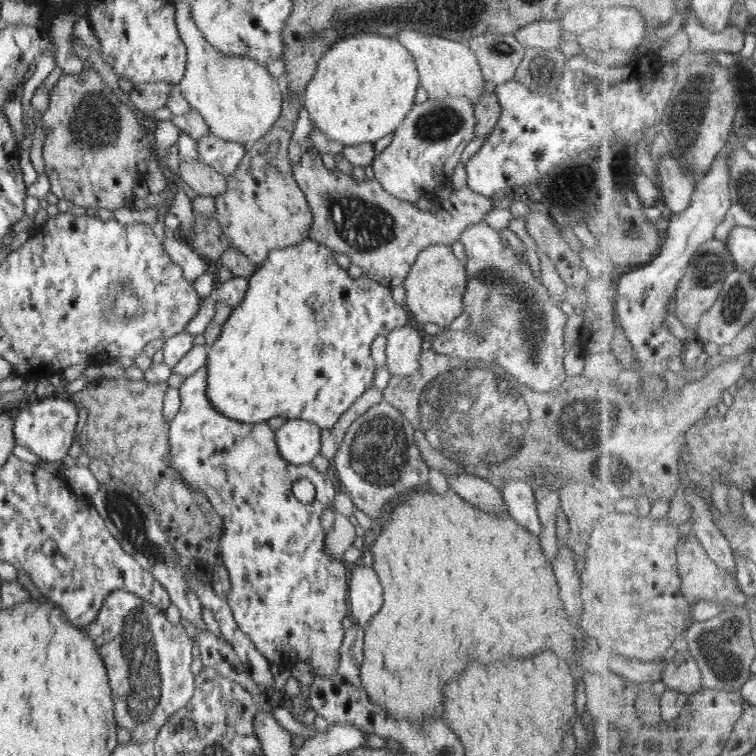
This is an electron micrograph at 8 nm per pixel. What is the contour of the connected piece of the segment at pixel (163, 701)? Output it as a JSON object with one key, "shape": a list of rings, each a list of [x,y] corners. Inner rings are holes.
{"shape":[[[115,590],[106,596],[96,620],[82,629],[94,642],[98,655],[102,657],[102,662],[106,665],[108,683],[112,687],[116,724],[126,728],[138,743],[154,741],[166,720],[174,712],[178,712],[179,708],[184,708],[193,696],[195,674],[190,666],[196,648],[186,634],[186,626],[181,623],[172,624],[154,604],[146,602],[140,596],[123,590]]]}

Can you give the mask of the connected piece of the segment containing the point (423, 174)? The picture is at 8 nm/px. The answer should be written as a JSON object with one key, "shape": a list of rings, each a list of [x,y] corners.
{"shape":[[[466,96],[428,98],[422,104],[414,104],[395,130],[390,145],[374,158],[375,179],[392,196],[418,201],[445,180],[451,181],[460,155],[475,137],[474,125],[474,105]]]}

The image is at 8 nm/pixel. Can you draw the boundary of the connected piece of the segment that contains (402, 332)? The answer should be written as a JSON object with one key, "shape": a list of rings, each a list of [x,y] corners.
{"shape":[[[406,324],[392,329],[386,337],[386,368],[394,376],[411,376],[419,370],[419,354],[426,337],[418,333],[418,326]]]}

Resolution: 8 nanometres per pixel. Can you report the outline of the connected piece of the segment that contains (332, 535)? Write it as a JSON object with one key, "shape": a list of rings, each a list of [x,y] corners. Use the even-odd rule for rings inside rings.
{"shape":[[[335,513],[332,528],[328,530],[325,536],[324,551],[338,561],[344,562],[344,552],[352,546],[356,539],[356,530],[354,524],[348,519],[349,516]]]}

